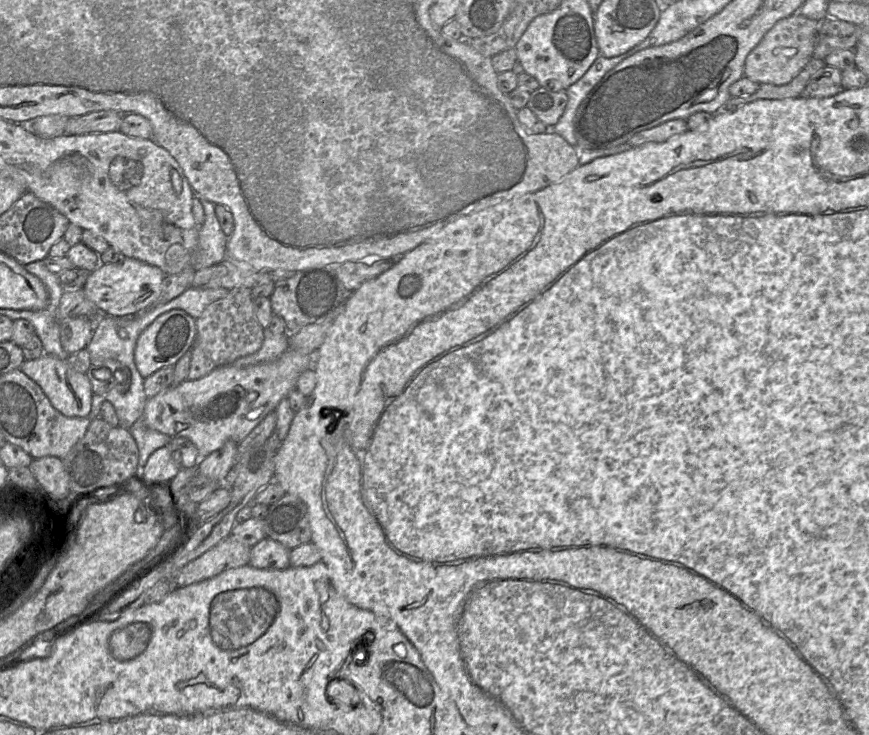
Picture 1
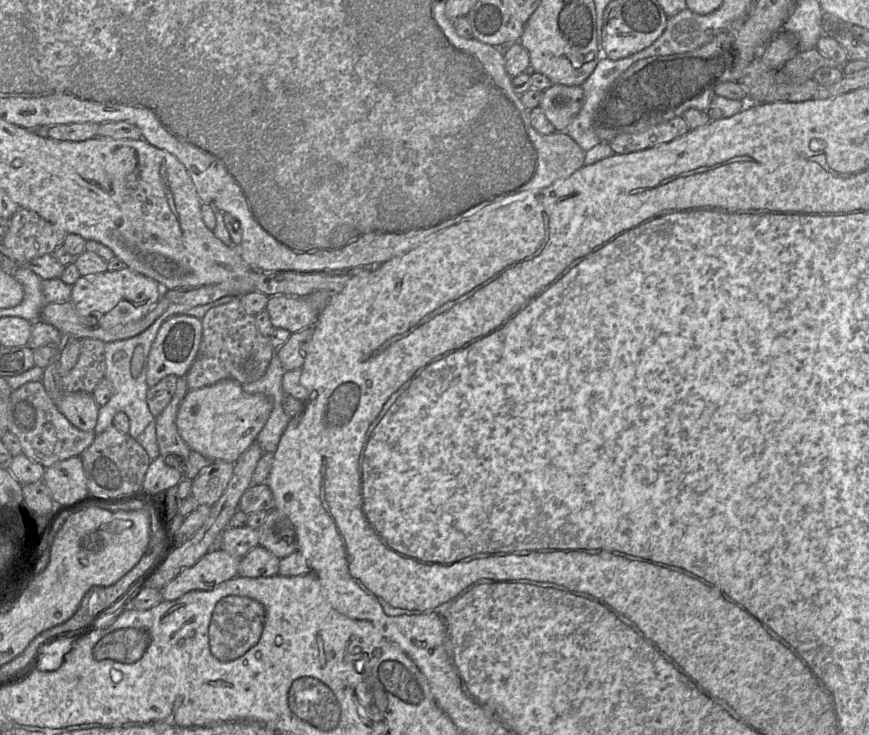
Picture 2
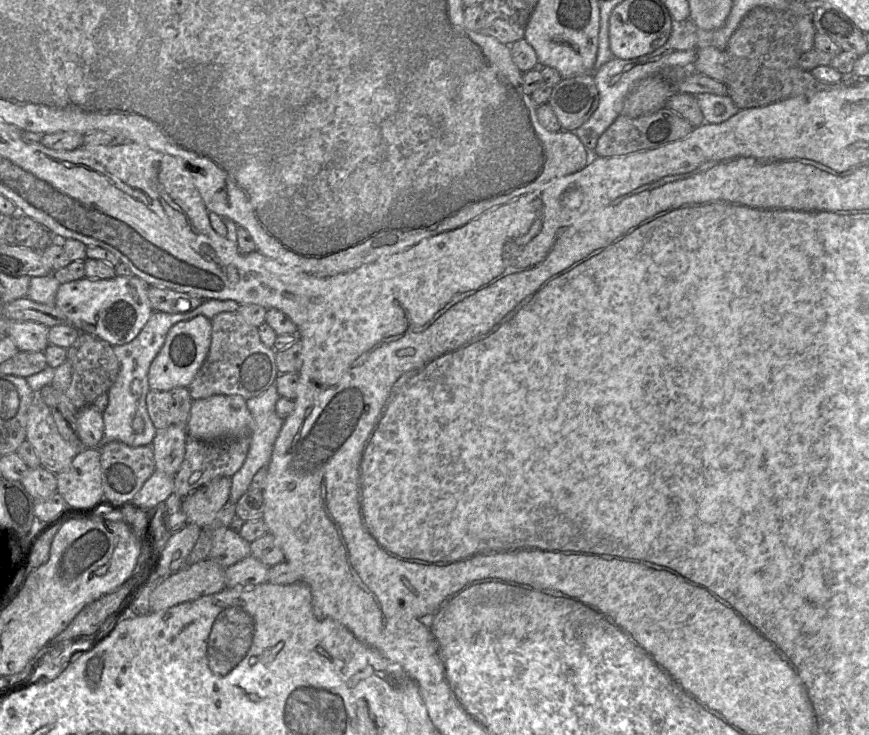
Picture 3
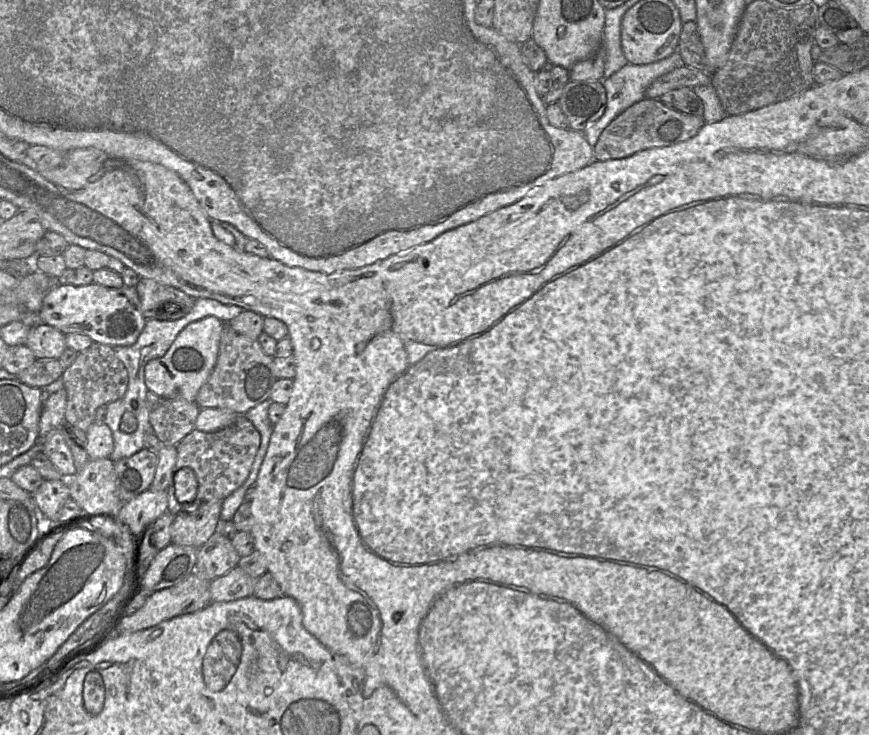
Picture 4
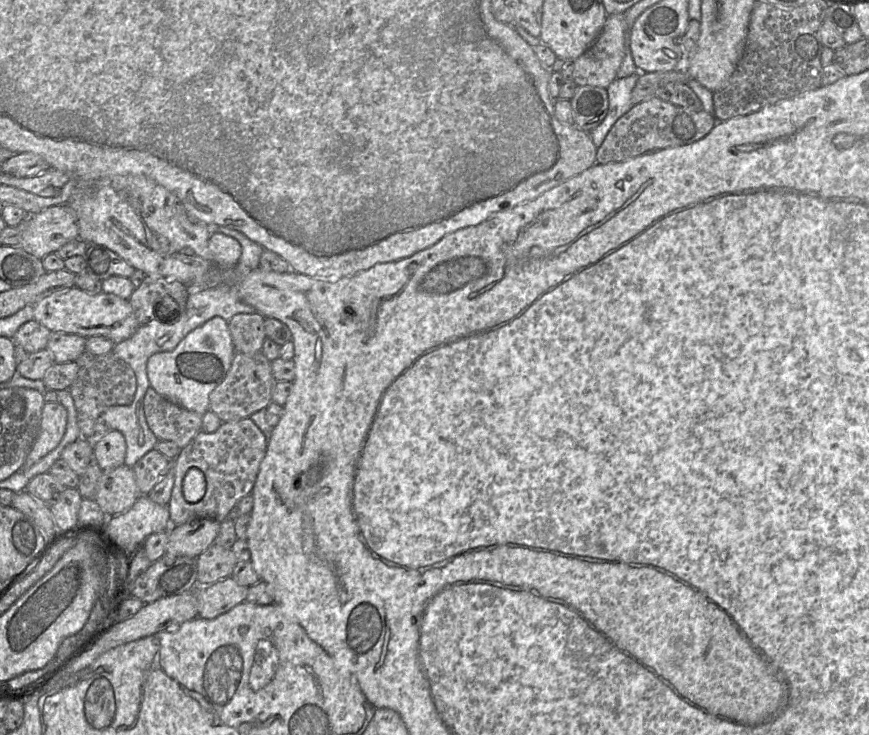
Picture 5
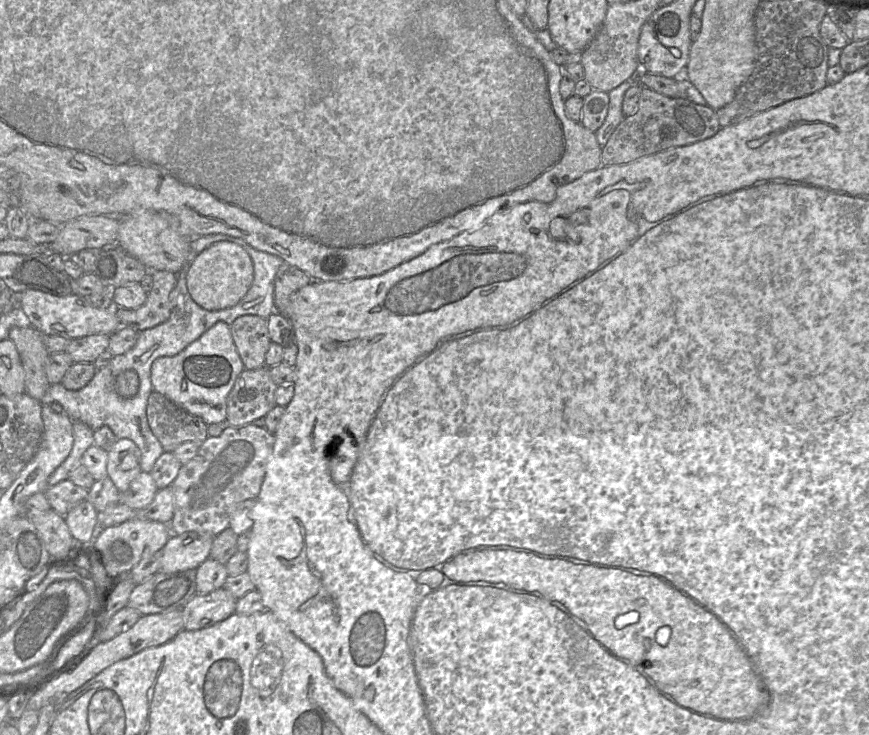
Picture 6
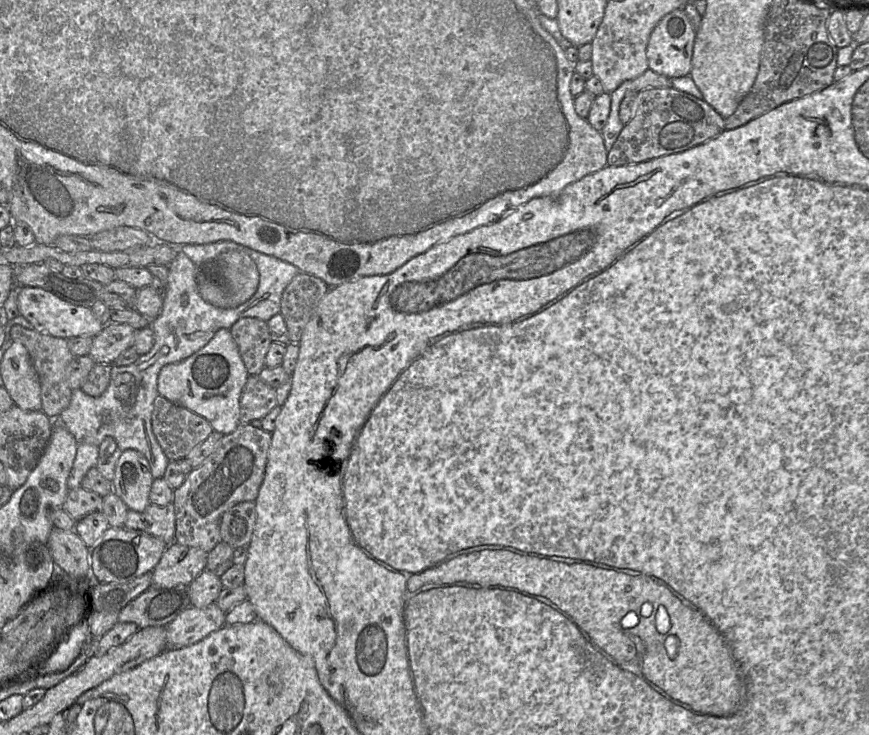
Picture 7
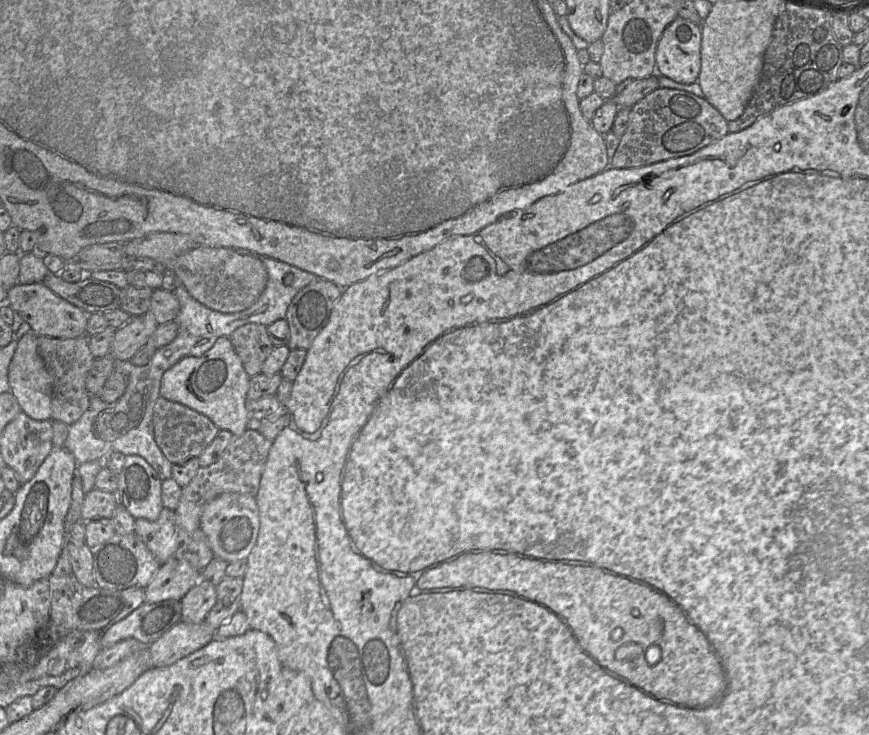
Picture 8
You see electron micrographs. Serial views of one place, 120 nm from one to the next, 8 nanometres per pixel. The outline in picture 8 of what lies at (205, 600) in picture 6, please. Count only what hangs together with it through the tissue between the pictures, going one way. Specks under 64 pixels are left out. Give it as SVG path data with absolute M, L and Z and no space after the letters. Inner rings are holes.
M179 621L160 638L146 646L149 651L149 668L174 664L213 640L216 630L204 621L198 624Z

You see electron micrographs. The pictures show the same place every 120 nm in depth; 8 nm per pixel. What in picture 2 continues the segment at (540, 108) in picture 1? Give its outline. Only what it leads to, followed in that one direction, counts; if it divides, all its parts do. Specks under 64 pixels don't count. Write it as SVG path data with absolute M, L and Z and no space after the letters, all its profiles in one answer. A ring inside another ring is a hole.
M552 84L543 91L539 104L547 119L557 132L563 132L580 112L584 103L584 92L579 86Z

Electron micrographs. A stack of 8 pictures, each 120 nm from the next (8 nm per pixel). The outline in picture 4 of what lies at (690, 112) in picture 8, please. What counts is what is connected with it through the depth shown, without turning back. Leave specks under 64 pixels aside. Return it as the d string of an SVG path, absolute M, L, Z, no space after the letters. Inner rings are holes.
M644 98L619 114L601 133L594 146L594 160L622 159L637 152L685 142L705 125L701 116L682 113L665 106L659 99Z

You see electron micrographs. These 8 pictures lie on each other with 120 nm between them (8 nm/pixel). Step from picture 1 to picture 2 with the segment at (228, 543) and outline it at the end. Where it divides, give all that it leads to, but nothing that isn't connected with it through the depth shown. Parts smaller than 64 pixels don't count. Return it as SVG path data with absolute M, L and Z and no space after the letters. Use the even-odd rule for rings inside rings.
M222 549L210 550L161 590L163 600L173 601L190 591L208 591L234 578L238 575L240 559Z

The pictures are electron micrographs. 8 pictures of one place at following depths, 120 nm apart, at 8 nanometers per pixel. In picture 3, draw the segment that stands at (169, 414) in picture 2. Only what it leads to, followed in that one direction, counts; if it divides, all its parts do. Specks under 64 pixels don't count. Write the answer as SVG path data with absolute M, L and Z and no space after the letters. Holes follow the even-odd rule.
M170 425L157 429L152 441L155 470L168 476L175 476L184 456L187 439L186 426Z

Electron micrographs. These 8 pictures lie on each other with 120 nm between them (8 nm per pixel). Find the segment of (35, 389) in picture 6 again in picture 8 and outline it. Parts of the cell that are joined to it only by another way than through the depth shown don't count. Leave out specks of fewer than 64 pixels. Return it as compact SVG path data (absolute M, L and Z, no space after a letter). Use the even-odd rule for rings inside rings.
M37 336L37 349L53 379L51 420L62 421L70 426L79 420L90 402L86 376L95 358L89 349L87 336L67 339Z

